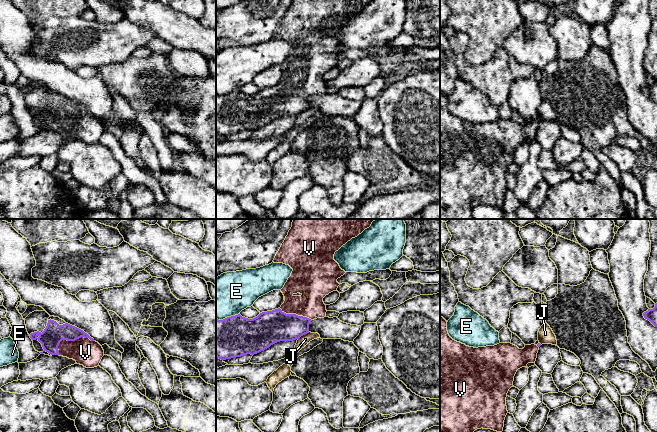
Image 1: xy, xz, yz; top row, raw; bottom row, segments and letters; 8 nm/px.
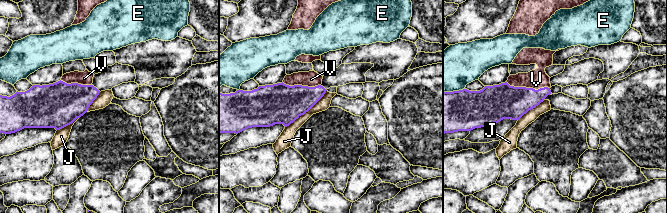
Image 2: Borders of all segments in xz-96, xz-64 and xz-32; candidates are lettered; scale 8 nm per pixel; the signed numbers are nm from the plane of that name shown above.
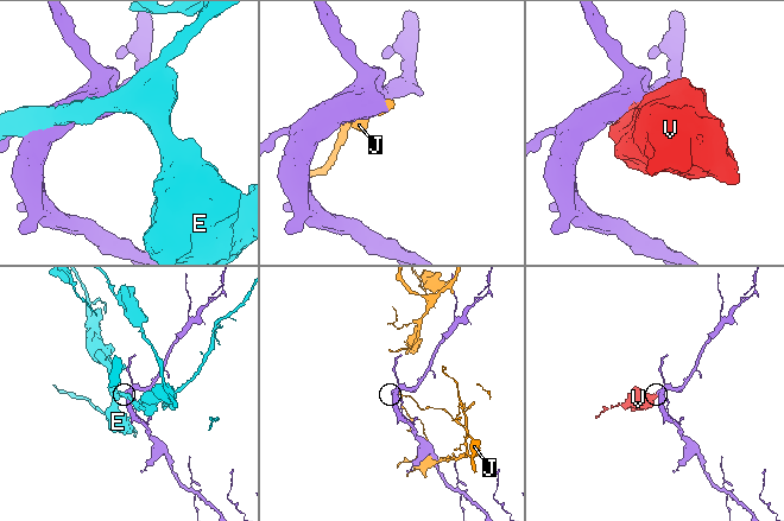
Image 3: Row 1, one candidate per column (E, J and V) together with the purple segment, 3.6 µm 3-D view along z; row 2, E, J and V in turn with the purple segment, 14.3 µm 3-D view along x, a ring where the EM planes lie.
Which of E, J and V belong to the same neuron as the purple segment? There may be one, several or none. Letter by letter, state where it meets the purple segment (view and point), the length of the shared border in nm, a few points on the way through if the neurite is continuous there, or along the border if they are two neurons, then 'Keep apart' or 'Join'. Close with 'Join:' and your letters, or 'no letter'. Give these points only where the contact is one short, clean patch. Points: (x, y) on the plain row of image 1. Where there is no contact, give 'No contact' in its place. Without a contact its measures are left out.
E: Touches purple at xz (227, 93). Shared border 200 nm. Keep apart
J: Touches purple at xz (303, 110). Shared border 110 nm. Keep apart
V: Touches purple at xy (70, 116). Shared border 300 nm. Path across: xy (53, 110), (60, 116), (70, 116), (85, 128). Join
Join: V

